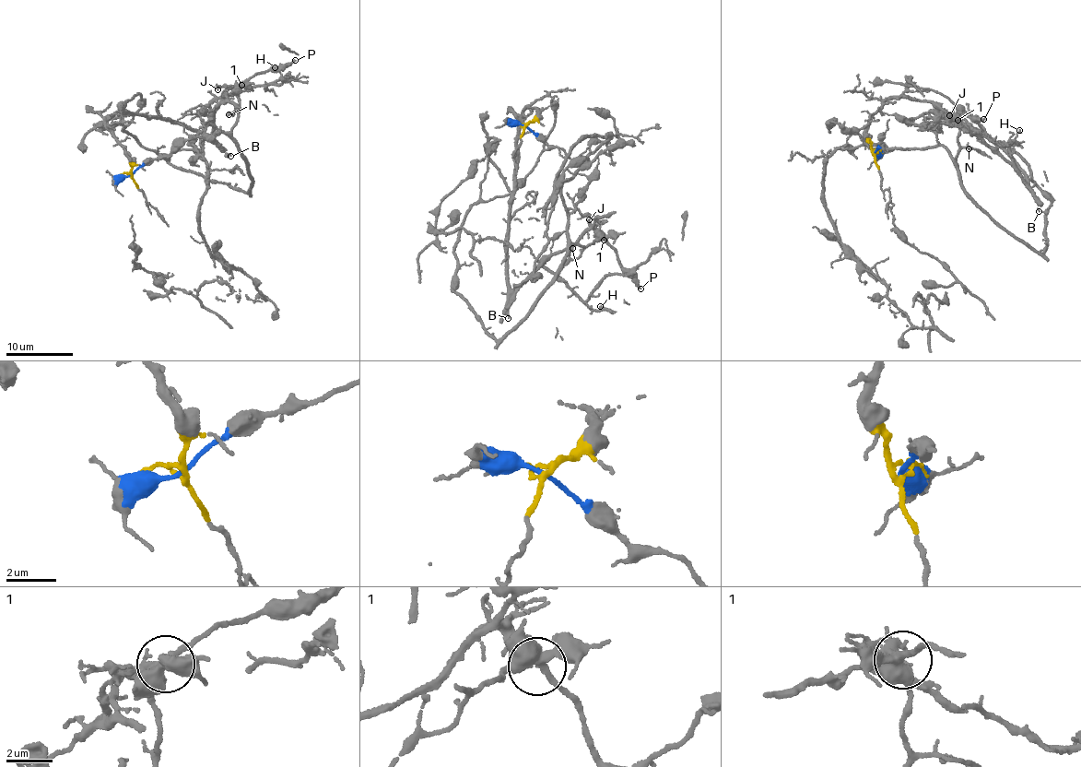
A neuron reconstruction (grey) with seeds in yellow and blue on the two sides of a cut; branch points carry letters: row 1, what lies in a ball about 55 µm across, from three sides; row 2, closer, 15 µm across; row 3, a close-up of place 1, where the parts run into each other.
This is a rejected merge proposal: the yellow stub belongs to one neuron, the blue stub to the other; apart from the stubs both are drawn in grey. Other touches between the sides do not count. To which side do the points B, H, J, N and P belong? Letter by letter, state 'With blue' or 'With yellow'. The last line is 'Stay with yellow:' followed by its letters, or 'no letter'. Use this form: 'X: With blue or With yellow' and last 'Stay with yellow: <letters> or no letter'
B: With yellow
H: With yellow
J: With yellow
N: With blue
P: With blue
Stay with yellow: B, H, J

